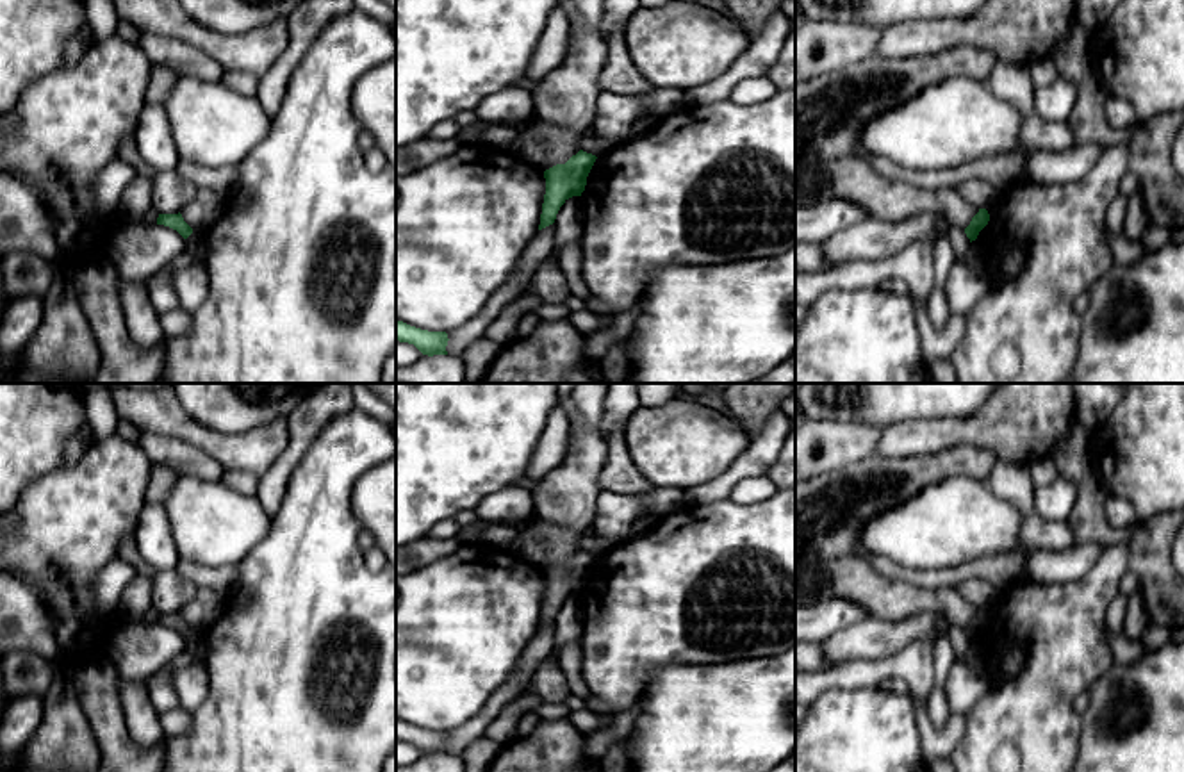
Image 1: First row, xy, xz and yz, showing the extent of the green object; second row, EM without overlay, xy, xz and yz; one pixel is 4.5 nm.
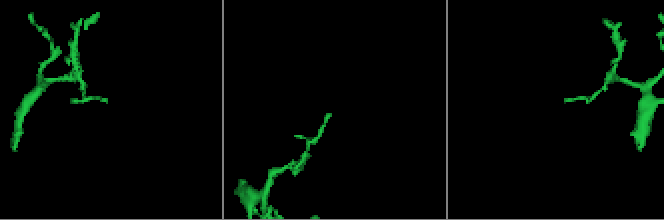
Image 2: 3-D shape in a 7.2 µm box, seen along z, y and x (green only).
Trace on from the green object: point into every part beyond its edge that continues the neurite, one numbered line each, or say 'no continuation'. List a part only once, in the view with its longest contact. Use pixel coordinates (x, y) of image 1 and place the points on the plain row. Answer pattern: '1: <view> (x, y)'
no continuation

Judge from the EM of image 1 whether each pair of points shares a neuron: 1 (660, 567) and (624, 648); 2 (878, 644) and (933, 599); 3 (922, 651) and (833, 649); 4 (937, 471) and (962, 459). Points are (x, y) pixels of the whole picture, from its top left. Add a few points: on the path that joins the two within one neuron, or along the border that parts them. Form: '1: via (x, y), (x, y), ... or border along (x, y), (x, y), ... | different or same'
1: via (660, 587), (660, 594), (630, 628) | same
2: border along (871, 615), (904, 621), (938, 614), (945, 624) | different
3: border along (937, 632), (913, 639), (890, 655), (858, 660) | different
4: via (942, 466), (956, 462) | same

